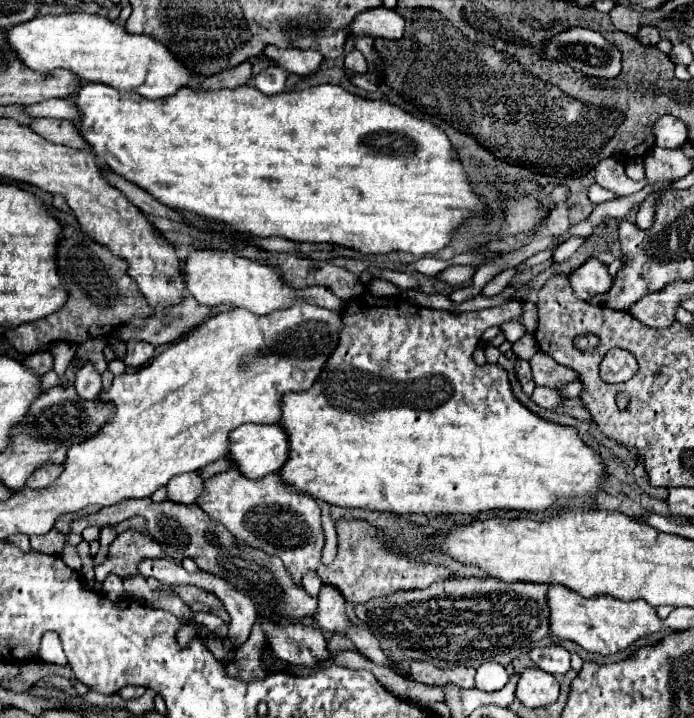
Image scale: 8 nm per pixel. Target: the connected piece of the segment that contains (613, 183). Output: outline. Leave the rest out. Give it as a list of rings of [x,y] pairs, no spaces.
[[[613,157],[605,158],[598,163],[596,168],[596,184],[608,188],[612,192],[620,192],[620,196],[634,194],[647,185],[647,178],[641,181],[630,180],[625,173],[625,166]]]

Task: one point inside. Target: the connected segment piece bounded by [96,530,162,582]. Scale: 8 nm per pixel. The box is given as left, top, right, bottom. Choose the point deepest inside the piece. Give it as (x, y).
(130, 547)

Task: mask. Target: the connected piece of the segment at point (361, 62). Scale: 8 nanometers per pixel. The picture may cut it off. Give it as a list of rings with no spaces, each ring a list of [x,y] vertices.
[[[352,50],[346,54],[344,58],[344,66],[346,66],[346,76],[354,76],[354,74],[364,74],[366,72],[366,60],[362,56],[360,50]]]

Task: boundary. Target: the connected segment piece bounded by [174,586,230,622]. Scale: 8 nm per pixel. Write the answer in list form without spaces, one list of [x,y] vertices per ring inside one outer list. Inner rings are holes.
[[[176,586],[174,588],[176,594],[196,612],[208,612],[214,616],[220,616],[224,622],[230,622],[230,616],[226,612],[226,608],[220,604],[220,600],[204,590],[198,590],[194,586]]]

